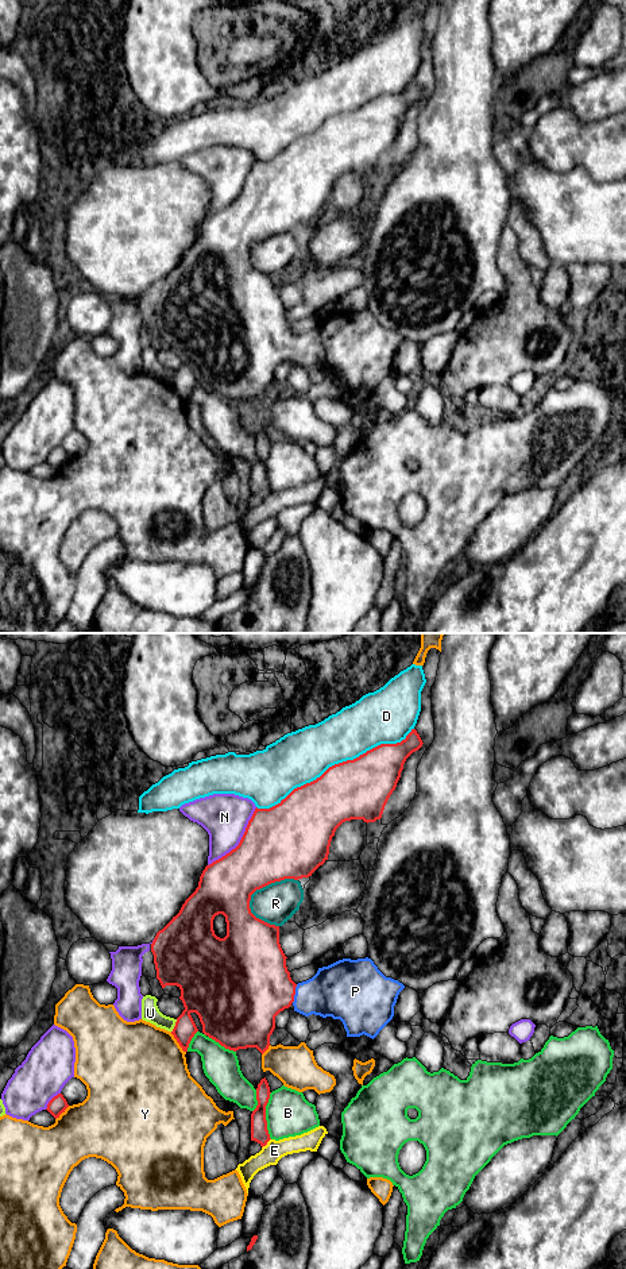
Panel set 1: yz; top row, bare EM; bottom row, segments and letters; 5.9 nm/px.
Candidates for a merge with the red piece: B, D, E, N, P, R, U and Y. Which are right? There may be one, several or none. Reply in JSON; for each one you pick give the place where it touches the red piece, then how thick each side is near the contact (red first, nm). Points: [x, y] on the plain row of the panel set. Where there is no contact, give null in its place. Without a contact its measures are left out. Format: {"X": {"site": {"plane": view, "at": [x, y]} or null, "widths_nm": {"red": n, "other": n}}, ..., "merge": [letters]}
{"P": {"site": {"plane": "yz", "at": [294, 346]}, "widths_nm": {"red": 440, "other": 320}}, "merge": ["P"]}

